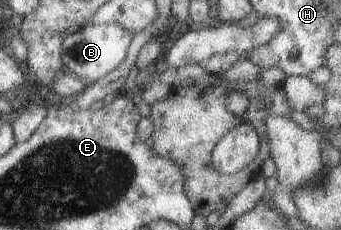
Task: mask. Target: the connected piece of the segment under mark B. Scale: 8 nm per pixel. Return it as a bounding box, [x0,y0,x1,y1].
[60,23,133,85]

